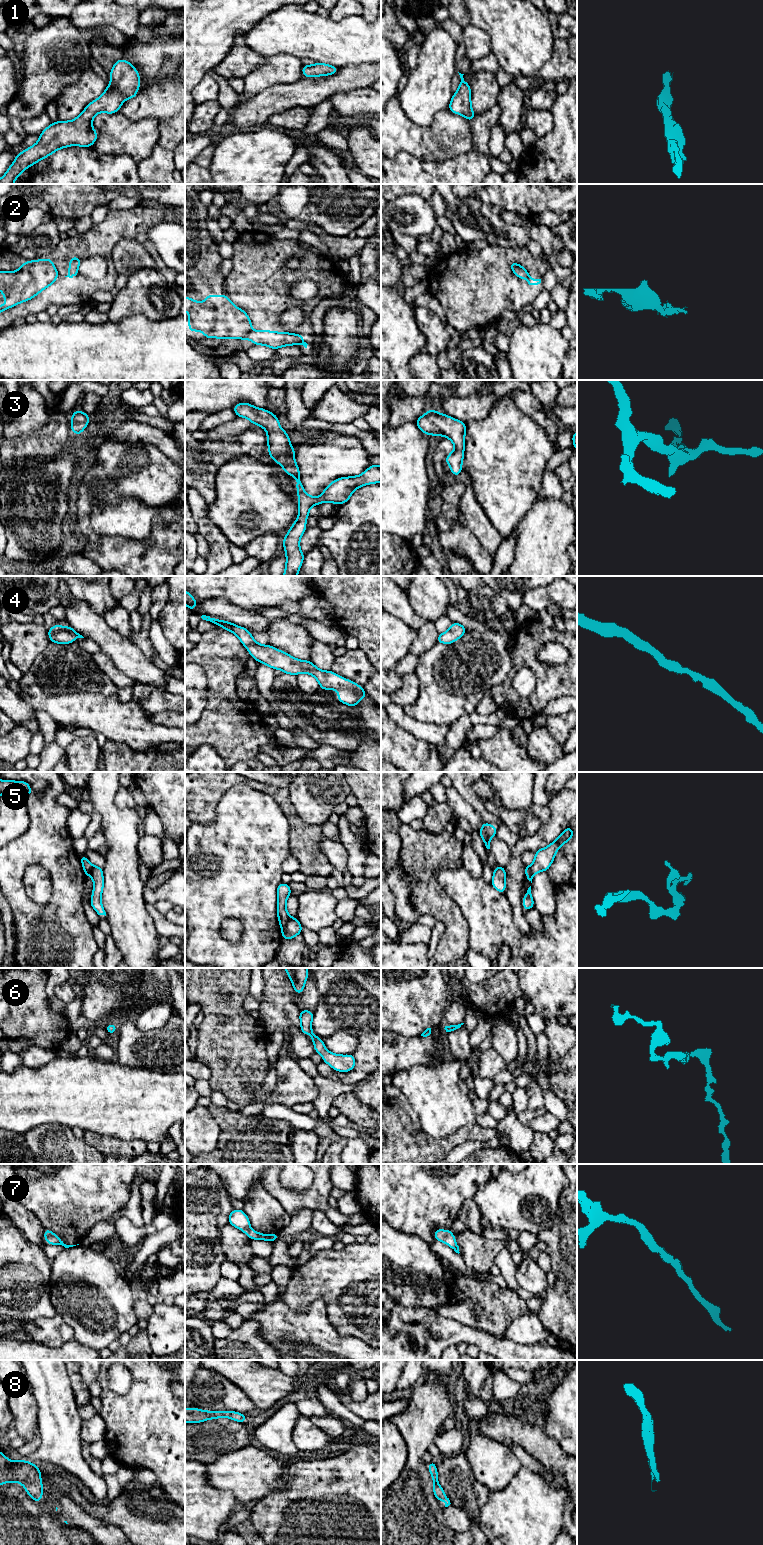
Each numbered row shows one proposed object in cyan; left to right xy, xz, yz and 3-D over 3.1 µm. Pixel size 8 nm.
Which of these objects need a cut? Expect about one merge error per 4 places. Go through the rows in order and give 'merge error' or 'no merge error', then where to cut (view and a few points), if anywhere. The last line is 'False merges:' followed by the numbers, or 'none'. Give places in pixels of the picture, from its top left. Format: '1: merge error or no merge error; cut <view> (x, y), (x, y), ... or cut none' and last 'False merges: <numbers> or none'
1: no merge error; cut none
2: merge error; cut xz (251, 329), (239, 338)
3: no merge error; cut none
4: no merge error; cut none
5: merge error; cut xz (289, 916), (289, 919), (281, 927)
6: no merge error; cut none
7: no merge error; cut none
8: no merge error; cut none
False merges: 2, 5

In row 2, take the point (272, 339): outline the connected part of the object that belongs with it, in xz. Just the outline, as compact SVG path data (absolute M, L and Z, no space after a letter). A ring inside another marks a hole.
M251 330L248 334L244 335L240 339L251 339L255 345L265 345L272 349L278 349L283 346L301 344L307 348L307 343L303 341L302 334L291 334L289 332L276 332L276 331L253 331Z

